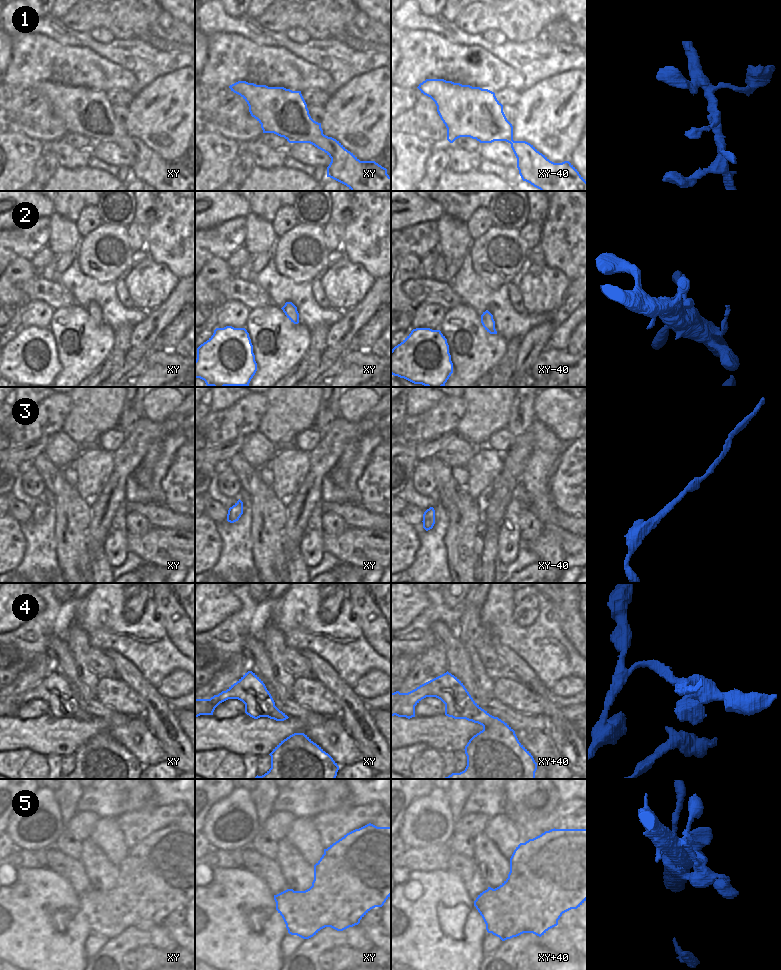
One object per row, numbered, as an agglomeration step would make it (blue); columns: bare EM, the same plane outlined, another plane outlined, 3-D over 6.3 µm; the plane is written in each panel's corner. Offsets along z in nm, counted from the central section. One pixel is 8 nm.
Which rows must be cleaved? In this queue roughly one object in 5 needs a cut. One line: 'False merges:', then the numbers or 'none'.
False merges: 5

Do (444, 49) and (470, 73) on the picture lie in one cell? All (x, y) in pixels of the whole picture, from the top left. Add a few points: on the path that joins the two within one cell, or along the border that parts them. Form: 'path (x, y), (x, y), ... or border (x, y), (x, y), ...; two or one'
path (450, 55), (464, 67); one

